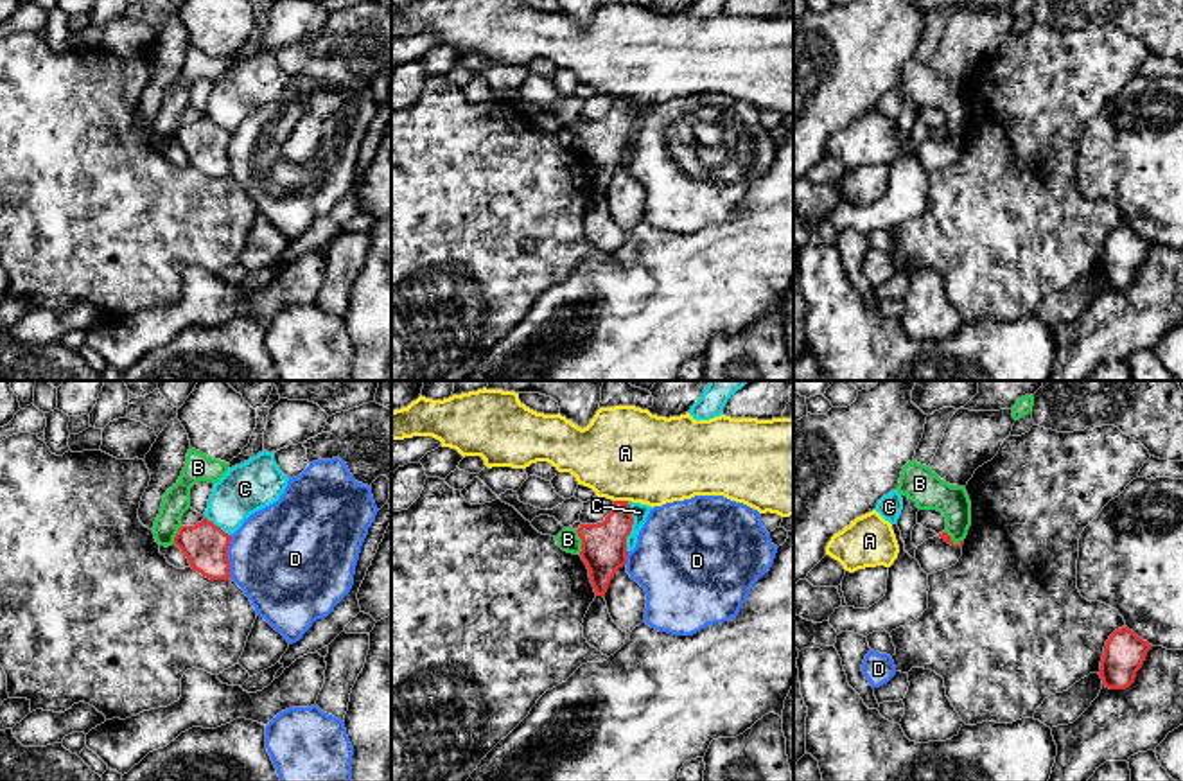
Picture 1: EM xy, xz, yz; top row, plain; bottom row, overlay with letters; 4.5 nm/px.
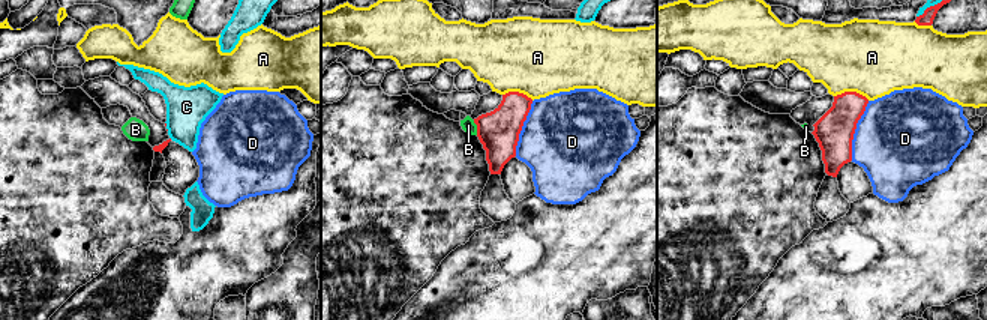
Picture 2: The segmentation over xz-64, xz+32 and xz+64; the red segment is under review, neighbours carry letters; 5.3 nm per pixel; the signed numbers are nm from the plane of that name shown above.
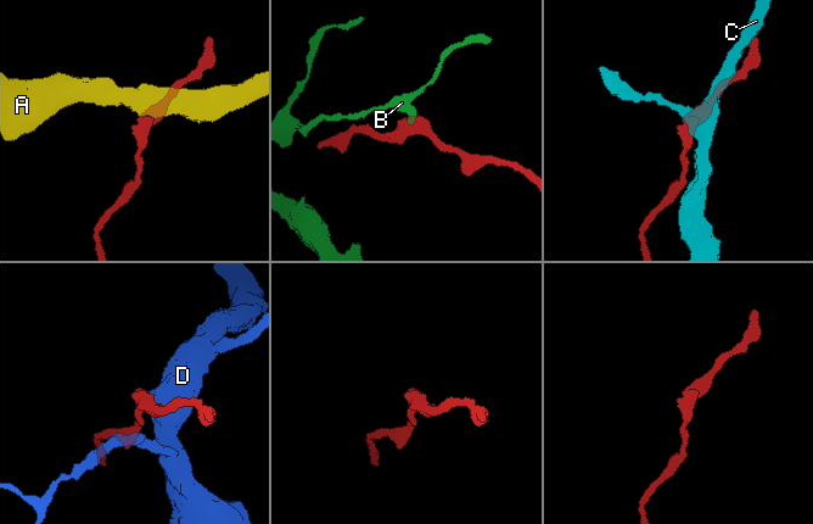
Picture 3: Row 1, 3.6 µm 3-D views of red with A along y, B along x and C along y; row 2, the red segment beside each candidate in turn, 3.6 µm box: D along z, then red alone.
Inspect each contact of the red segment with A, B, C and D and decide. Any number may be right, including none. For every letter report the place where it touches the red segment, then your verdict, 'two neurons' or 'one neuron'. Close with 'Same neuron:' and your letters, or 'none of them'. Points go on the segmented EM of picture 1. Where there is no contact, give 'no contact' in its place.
A: xz (622, 501) | two neurons
B: xz (582, 543) | two neurons
C: xz (630, 526) | two neurons
D: xy (227, 557) | two neurons
Same neuron: none of them

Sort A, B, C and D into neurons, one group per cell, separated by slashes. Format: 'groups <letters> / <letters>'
groups A / B / C / D

